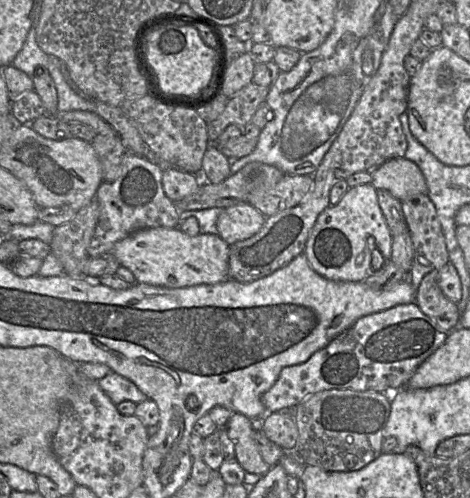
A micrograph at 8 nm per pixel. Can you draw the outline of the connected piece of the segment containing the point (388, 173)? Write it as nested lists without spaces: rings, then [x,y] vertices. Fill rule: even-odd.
[[[404,157],[390,159],[382,164],[372,173],[371,183],[376,190],[387,190],[399,201],[427,194],[428,191],[421,169]]]

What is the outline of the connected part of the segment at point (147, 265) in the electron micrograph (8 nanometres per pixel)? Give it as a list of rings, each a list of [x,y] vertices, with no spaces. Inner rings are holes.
[[[177,228],[140,230],[113,248],[120,266],[132,272],[138,283],[166,288],[183,288],[200,284],[216,284],[229,277],[229,246],[218,234],[188,236]]]

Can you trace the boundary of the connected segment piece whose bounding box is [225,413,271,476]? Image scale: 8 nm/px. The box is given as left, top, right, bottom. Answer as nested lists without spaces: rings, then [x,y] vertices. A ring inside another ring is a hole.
[[[233,413],[225,428],[235,444],[236,460],[245,472],[263,476],[271,467],[263,460],[254,440],[255,423],[241,413]]]

